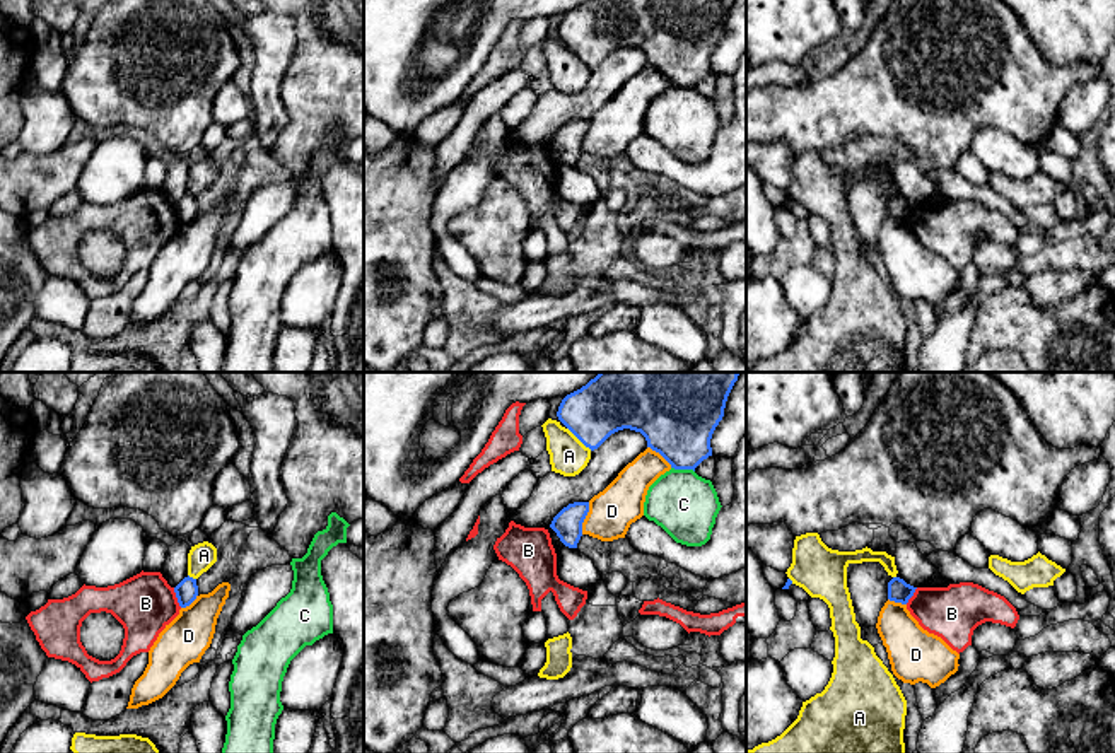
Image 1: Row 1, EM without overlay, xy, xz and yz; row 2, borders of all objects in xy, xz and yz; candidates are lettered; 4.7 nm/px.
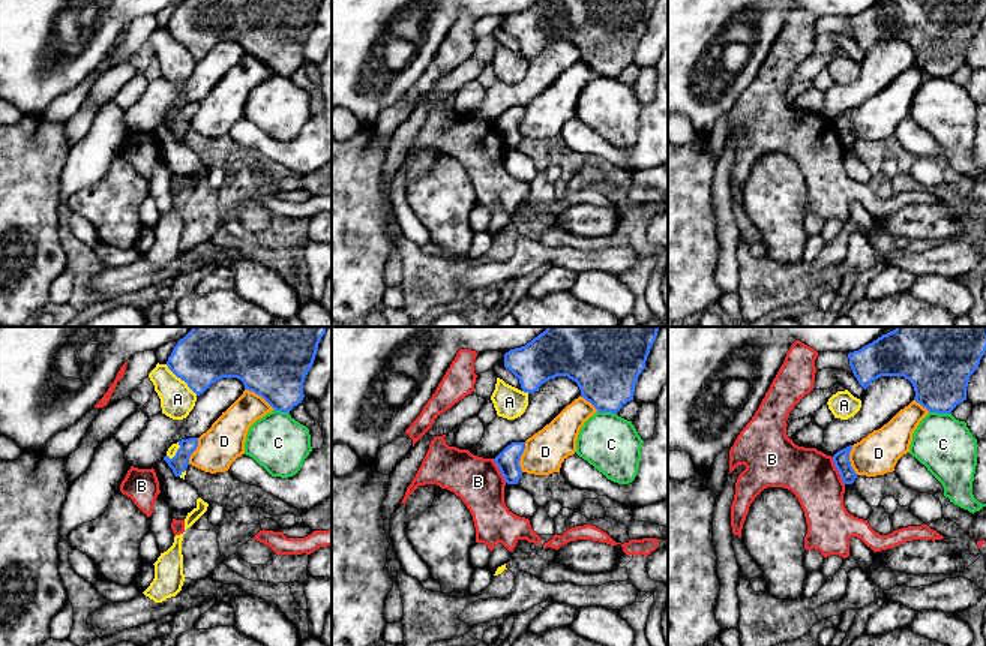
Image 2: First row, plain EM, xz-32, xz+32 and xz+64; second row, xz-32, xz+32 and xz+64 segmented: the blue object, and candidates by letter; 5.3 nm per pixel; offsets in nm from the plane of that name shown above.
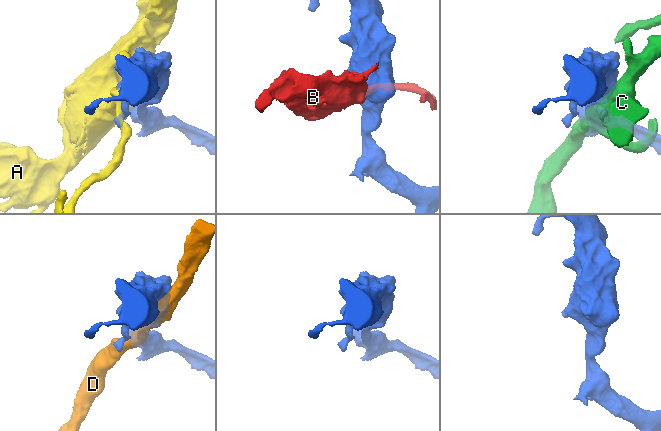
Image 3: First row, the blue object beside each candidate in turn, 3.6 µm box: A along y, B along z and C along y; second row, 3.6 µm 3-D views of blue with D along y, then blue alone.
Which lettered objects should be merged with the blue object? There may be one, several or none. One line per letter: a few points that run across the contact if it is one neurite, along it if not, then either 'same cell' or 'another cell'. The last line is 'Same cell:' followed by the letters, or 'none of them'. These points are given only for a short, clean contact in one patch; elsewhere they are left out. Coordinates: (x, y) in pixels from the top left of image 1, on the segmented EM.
A: another cell
B: line xy (173, 588), (181, 607); another cell
C: another cell
D: another cell
Same cell: none of them

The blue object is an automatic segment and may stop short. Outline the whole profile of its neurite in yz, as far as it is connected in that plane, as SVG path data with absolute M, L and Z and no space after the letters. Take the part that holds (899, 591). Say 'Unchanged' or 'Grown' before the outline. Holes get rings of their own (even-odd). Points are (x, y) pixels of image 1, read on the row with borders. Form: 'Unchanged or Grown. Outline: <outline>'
Unchanged. Outline: M893 577L888 582L888 599L895 601L895 603L907 604L908 599L914 596L915 589L917 587L907 584L903 579Z

